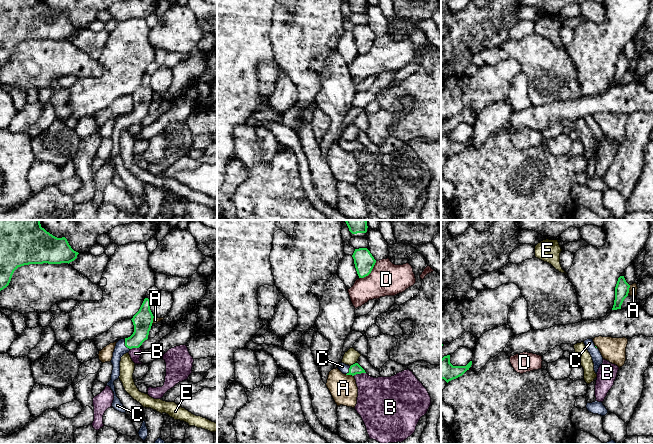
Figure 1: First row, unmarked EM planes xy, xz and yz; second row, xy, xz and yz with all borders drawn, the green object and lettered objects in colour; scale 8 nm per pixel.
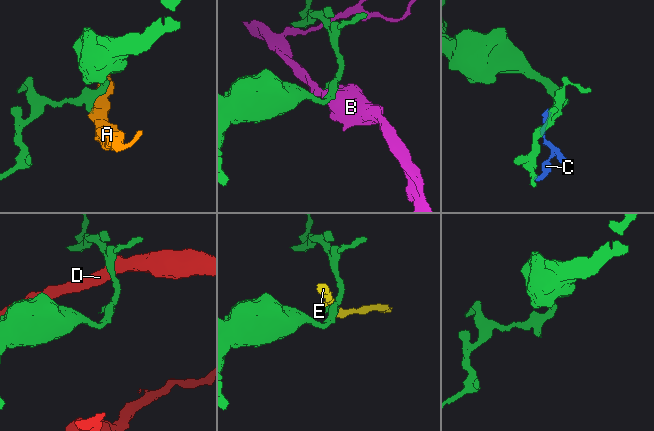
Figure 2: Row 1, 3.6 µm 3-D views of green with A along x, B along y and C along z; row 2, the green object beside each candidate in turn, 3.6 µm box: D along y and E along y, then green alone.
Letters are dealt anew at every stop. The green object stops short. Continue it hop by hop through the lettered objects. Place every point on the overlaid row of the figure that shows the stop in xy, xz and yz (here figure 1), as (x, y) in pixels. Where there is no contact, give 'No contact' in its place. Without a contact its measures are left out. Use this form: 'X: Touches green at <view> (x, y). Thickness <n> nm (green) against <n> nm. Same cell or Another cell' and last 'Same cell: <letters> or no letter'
A: Touches green at yz (628, 290). Thickness 110 nm (green) against 70 nm. Another cell
B: Touches green at xz (359, 373). Thickness 90 nm (green) against 320 nm. Another cell
C: Touches green at xy (125, 344). Thickness 160 nm (green) against 100 nm. Same cell
D: Touches green at xz (370, 272). Thickness 160 nm (green) against 280 nm. Another cell
E: Touches green at xz (353, 364). Thickness 90 nm (green) against 120 nm. Another cell
Same cell: C

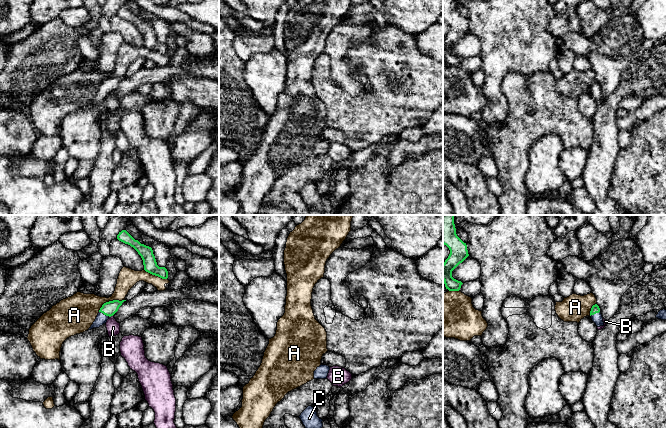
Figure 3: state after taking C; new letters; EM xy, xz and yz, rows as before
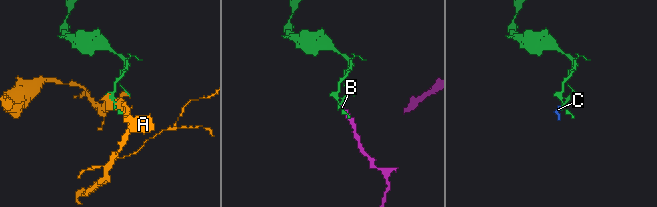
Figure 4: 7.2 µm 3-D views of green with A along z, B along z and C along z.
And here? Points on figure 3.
A: Touches green at xy (110, 301). Thickness 110 nm (green) against 260 nm. Another cell
B: Touches green at xy (110, 316). Thickness 110 nm (green) against 110 nm. Another cell
C: Touches green at xy (104, 314). Thickness 110 nm (green) against 90 nm. Same cell
Same cell: C

